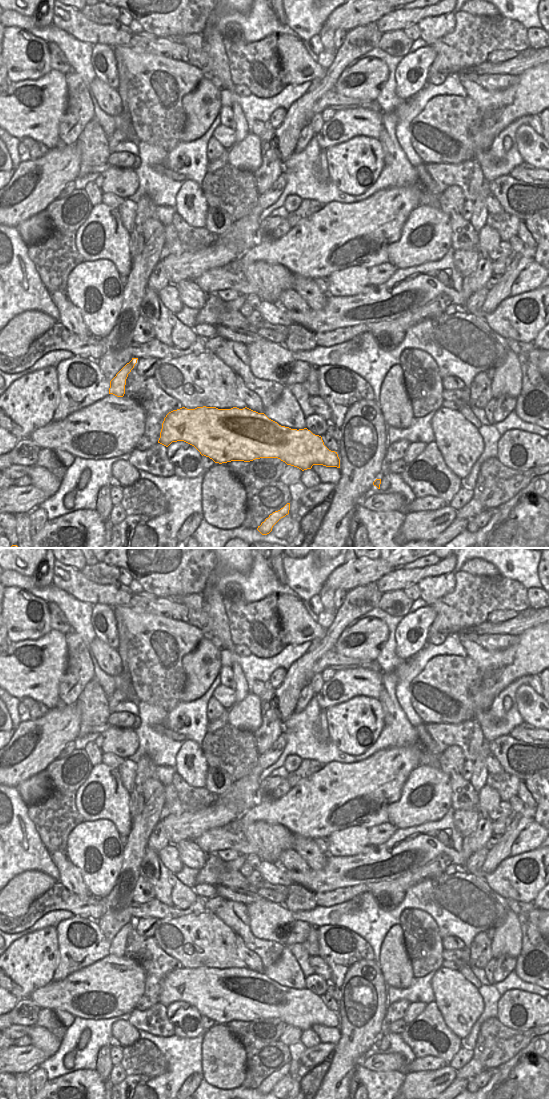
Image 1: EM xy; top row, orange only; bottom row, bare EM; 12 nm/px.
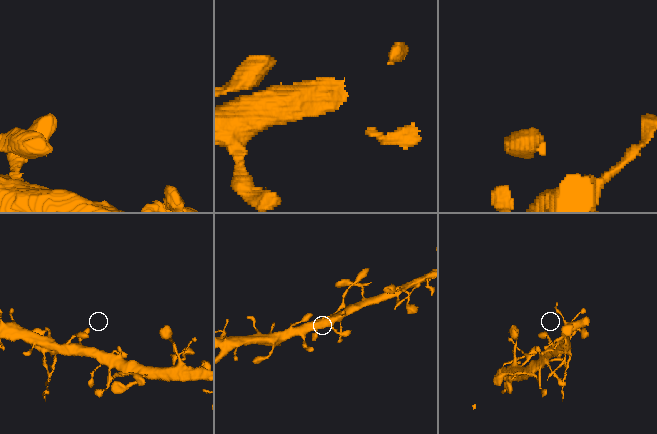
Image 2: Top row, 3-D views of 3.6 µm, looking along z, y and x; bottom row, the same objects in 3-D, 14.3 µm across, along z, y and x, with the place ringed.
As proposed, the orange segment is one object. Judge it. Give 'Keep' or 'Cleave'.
Keep.

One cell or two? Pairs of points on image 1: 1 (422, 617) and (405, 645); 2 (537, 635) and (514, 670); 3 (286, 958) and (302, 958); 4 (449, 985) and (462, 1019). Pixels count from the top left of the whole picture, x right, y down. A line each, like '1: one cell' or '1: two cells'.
1: one cell
2: one cell
3: two cells
4: one cell

